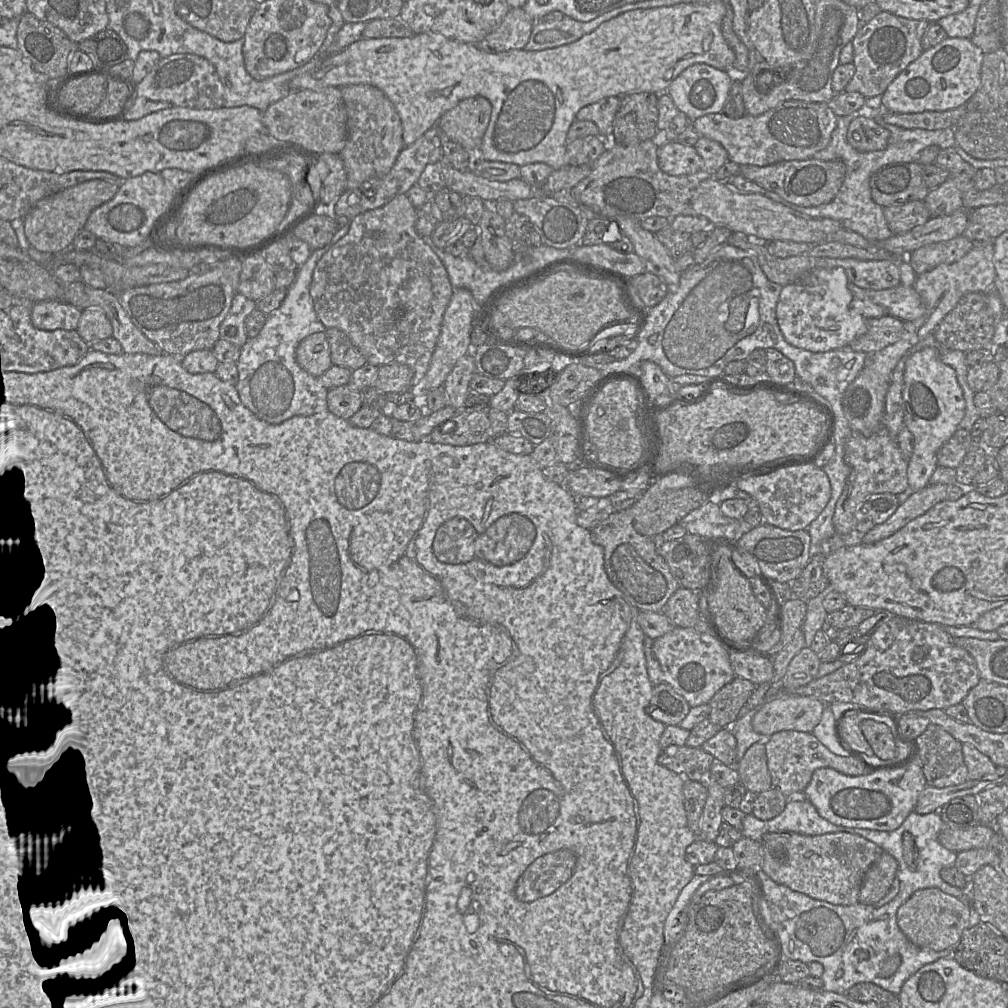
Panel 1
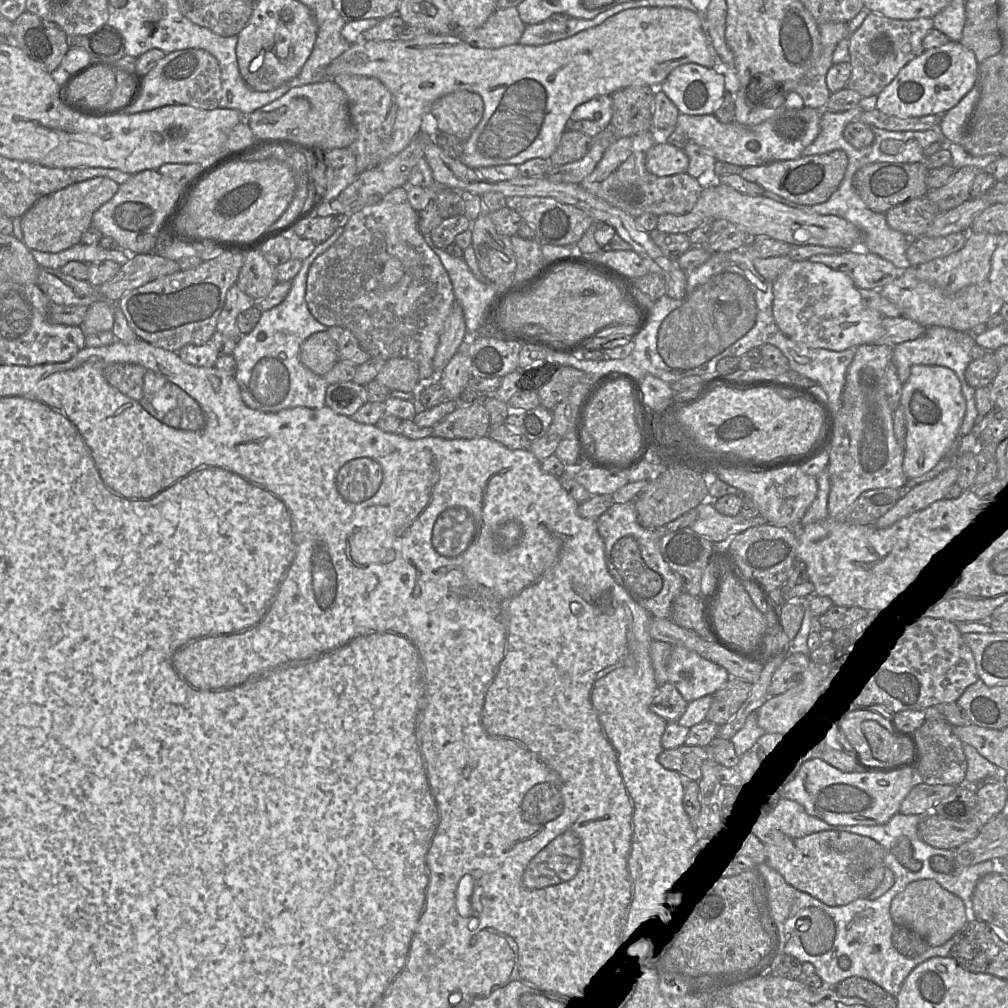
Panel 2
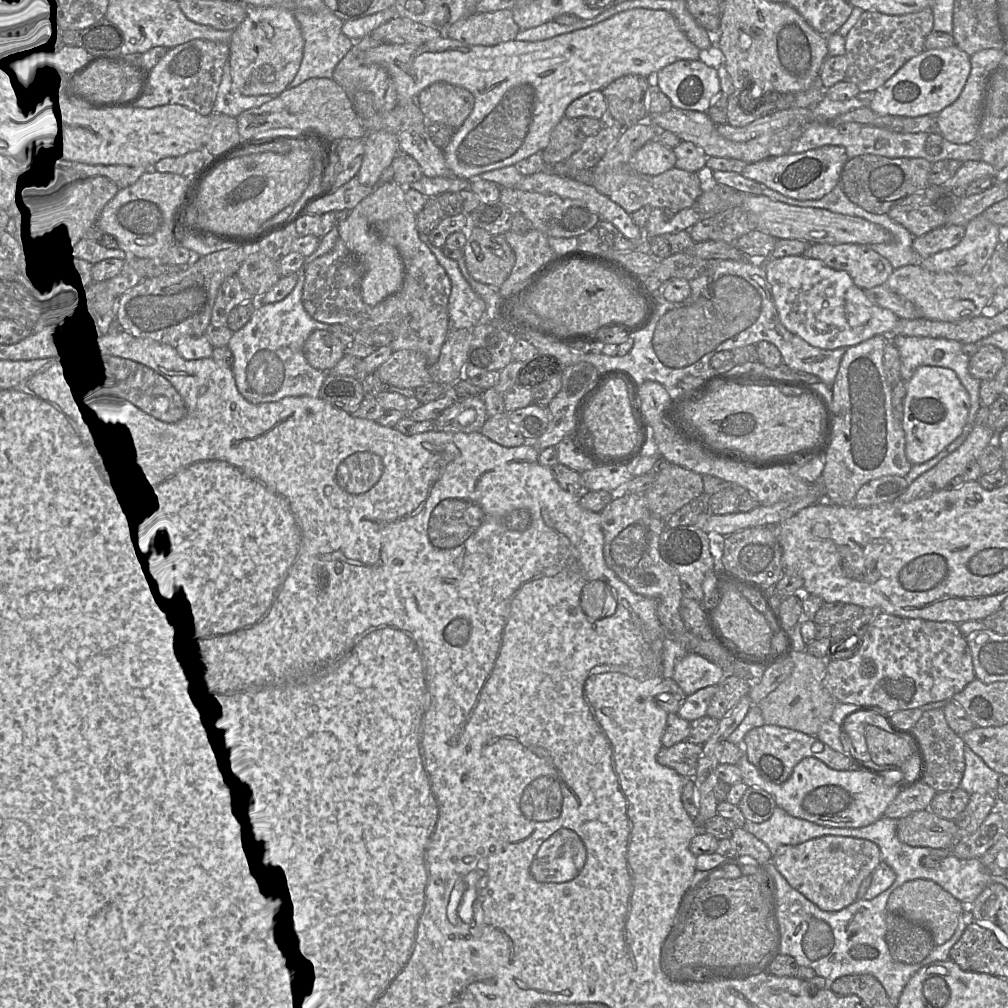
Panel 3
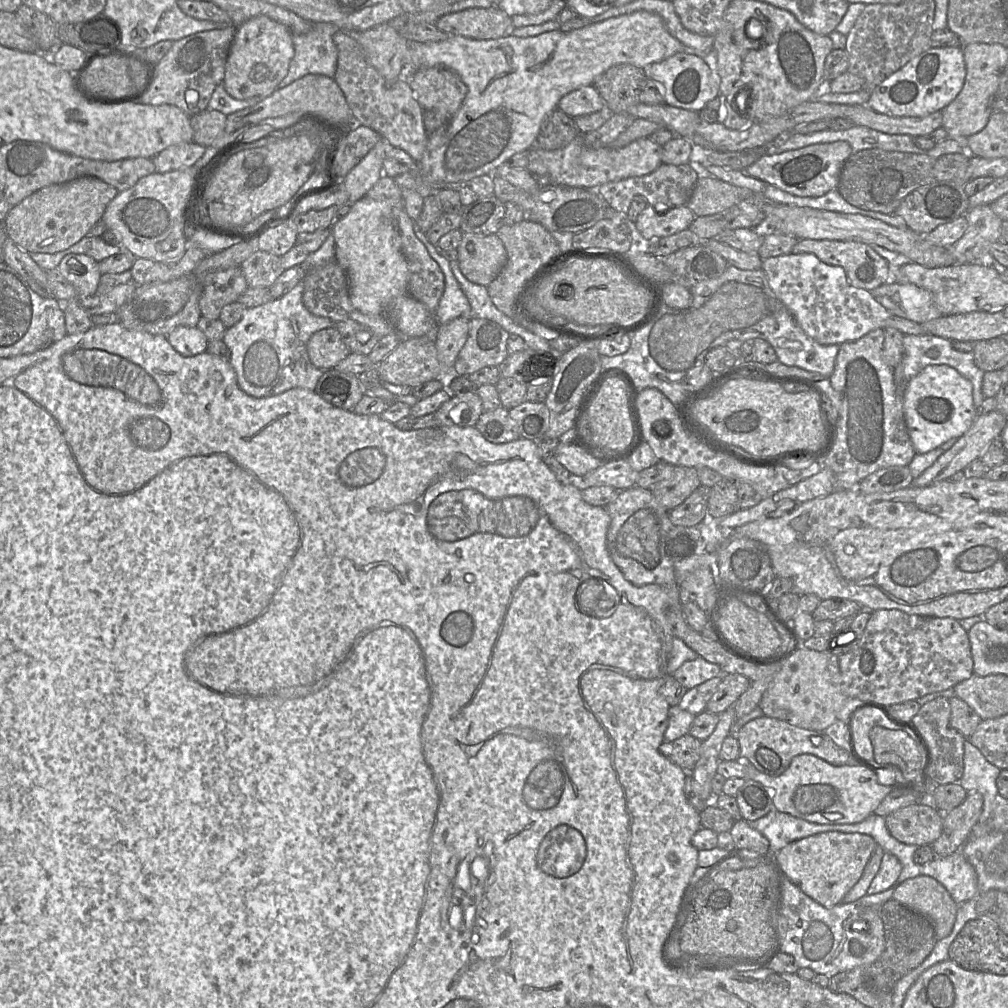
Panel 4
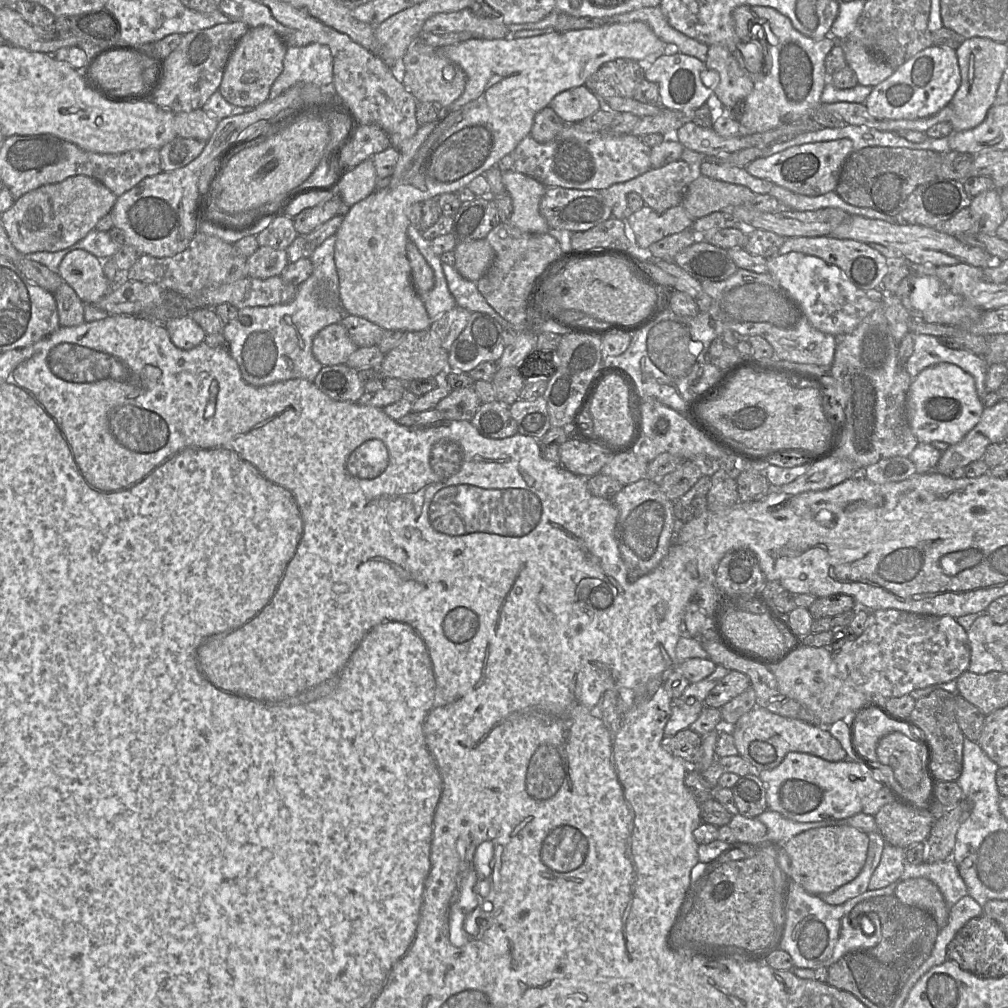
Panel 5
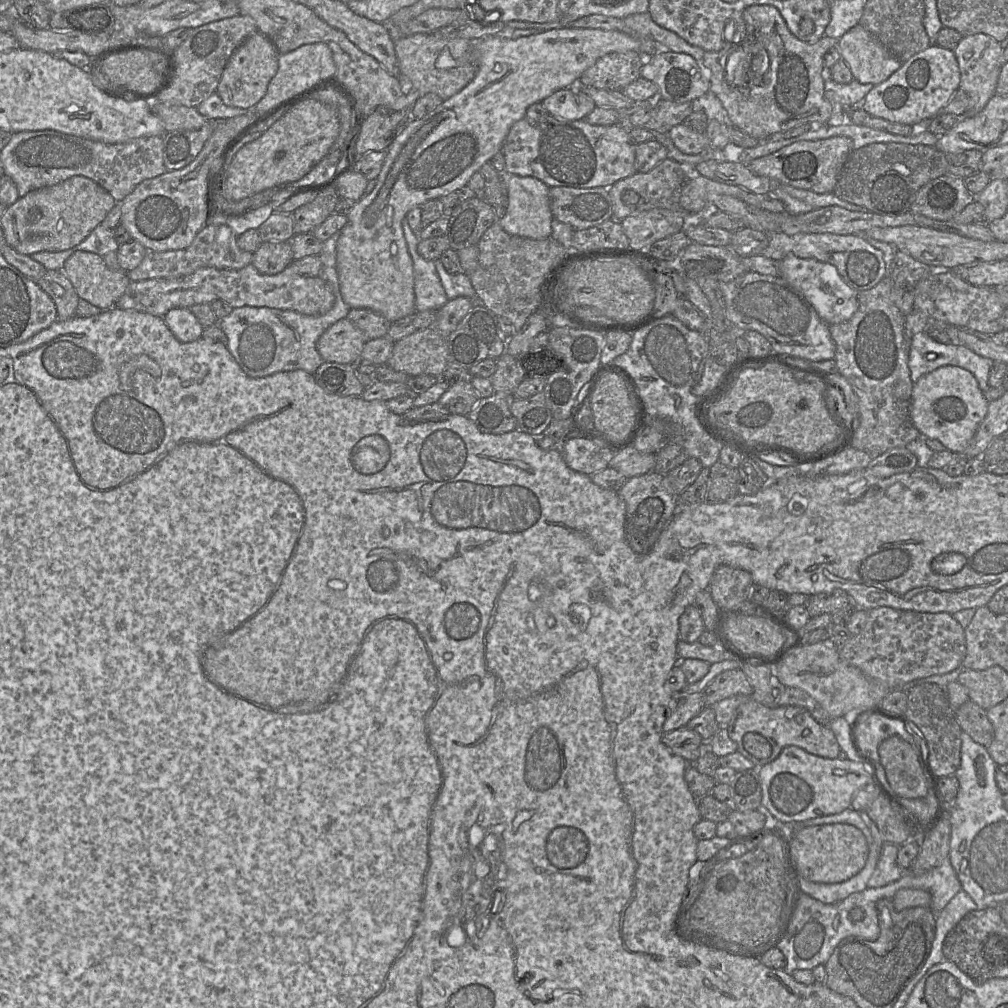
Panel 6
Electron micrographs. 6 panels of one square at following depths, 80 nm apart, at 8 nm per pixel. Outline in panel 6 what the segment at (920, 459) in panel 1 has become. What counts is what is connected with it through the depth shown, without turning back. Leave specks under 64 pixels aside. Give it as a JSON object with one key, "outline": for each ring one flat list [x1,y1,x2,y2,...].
{"outline":[[946,365,923,375,914,383,910,417,923,436,940,441,947,450,962,453,985,418,988,404,978,381,970,371]]}

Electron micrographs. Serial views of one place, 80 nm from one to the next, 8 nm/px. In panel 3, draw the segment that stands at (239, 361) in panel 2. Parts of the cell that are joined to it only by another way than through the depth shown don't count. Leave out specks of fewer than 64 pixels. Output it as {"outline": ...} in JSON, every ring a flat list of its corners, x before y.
{"outline":[[338,226,321,238,318,248,305,257,297,271,298,280,283,300,272,304,259,304,247,324,234,332,227,348,233,355,231,370,239,393,250,403,279,401,285,397,318,397,326,372,311,367,303,353,308,336,315,330,328,330,329,324,311,318,302,304,305,273,316,258,328,253,339,238]]}

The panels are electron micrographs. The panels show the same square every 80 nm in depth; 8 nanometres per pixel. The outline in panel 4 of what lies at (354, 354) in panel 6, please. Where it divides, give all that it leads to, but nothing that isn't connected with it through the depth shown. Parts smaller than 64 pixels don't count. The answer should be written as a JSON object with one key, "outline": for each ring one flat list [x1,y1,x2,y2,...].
{"outline":[[334,327,315,332,307,343,307,353,311,363,322,371,334,368,345,359,350,351,340,333]]}

